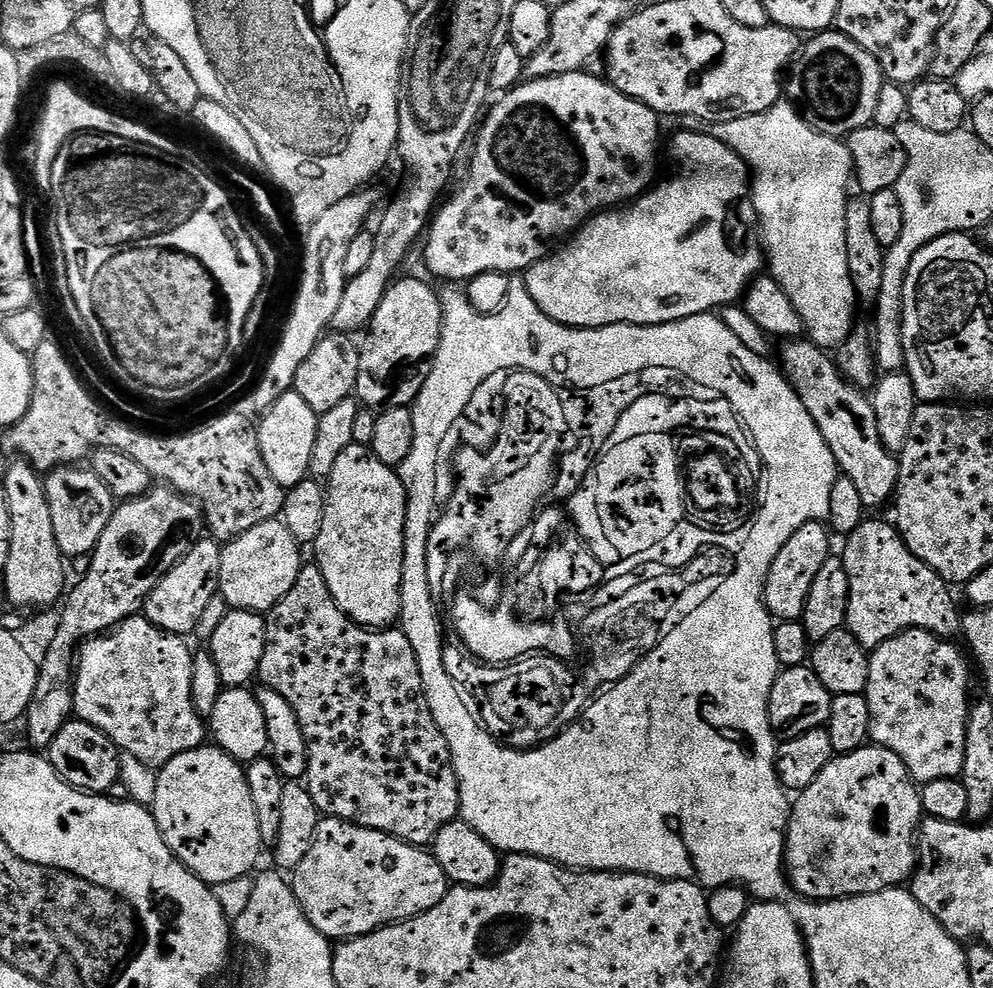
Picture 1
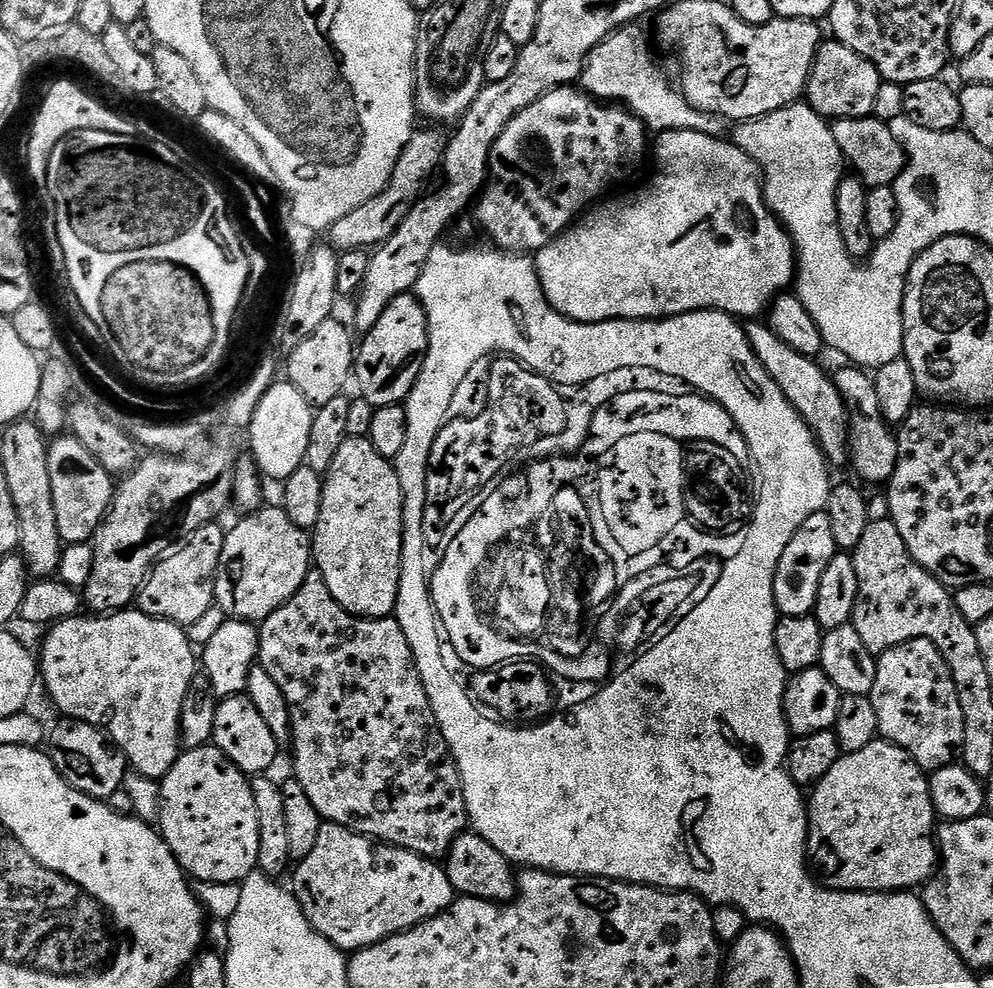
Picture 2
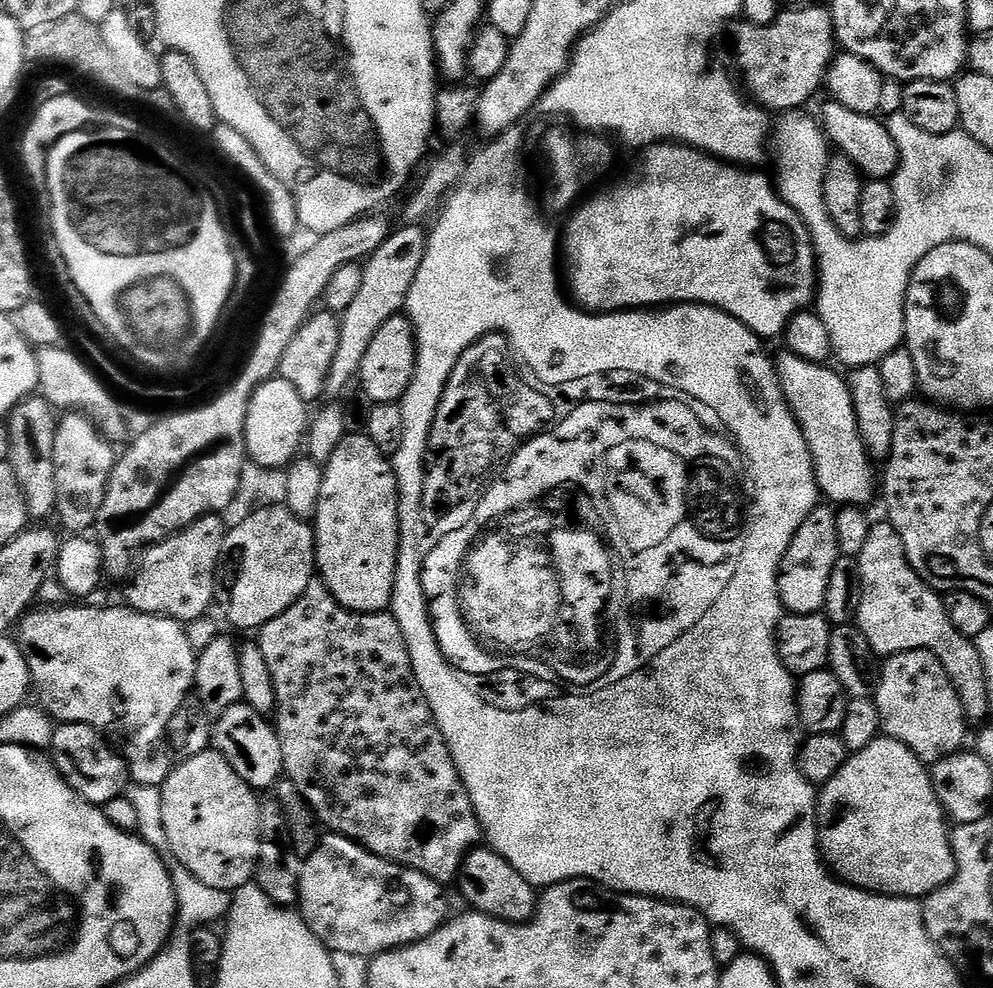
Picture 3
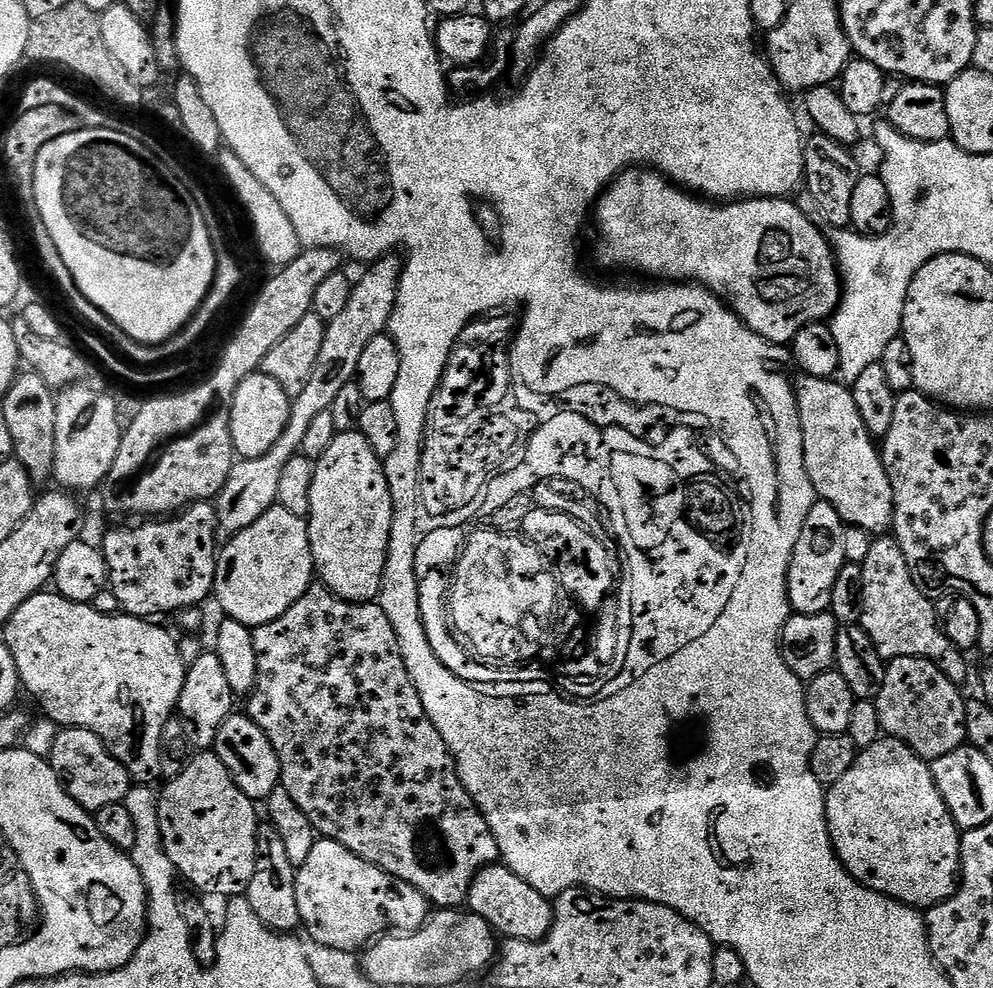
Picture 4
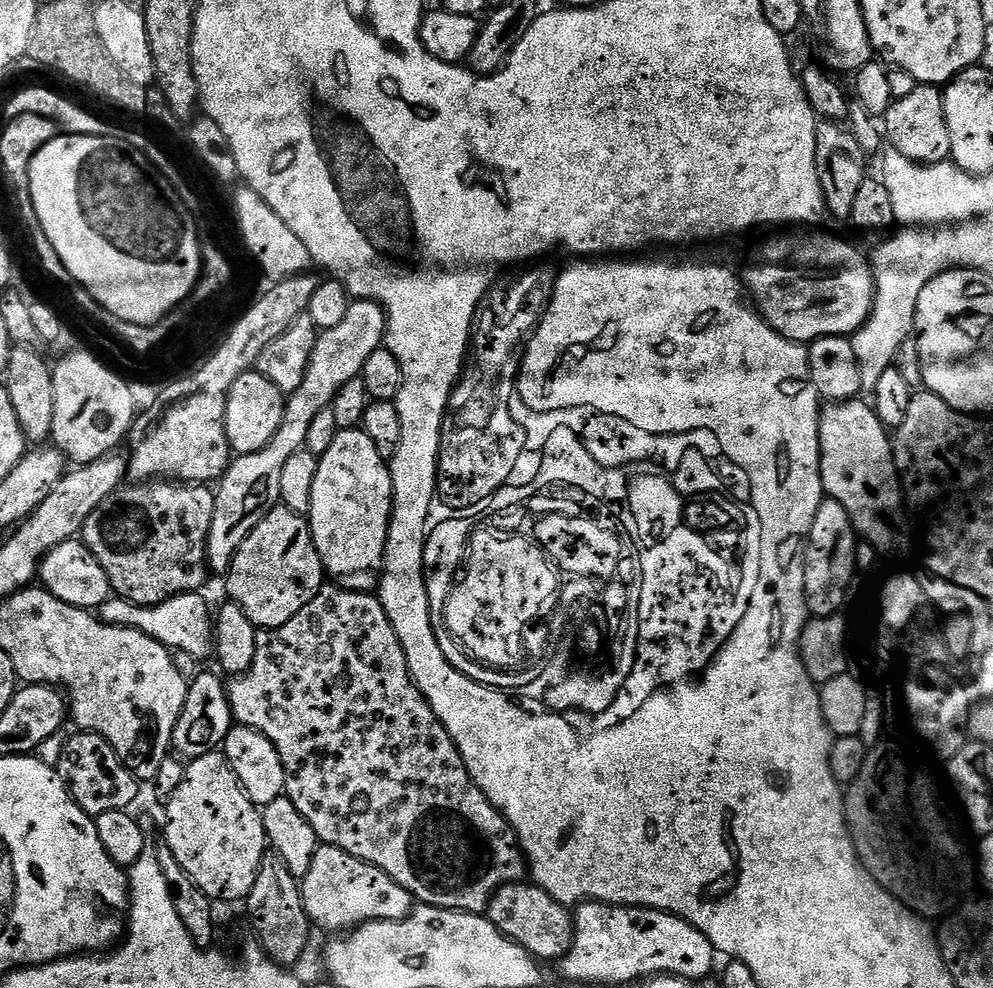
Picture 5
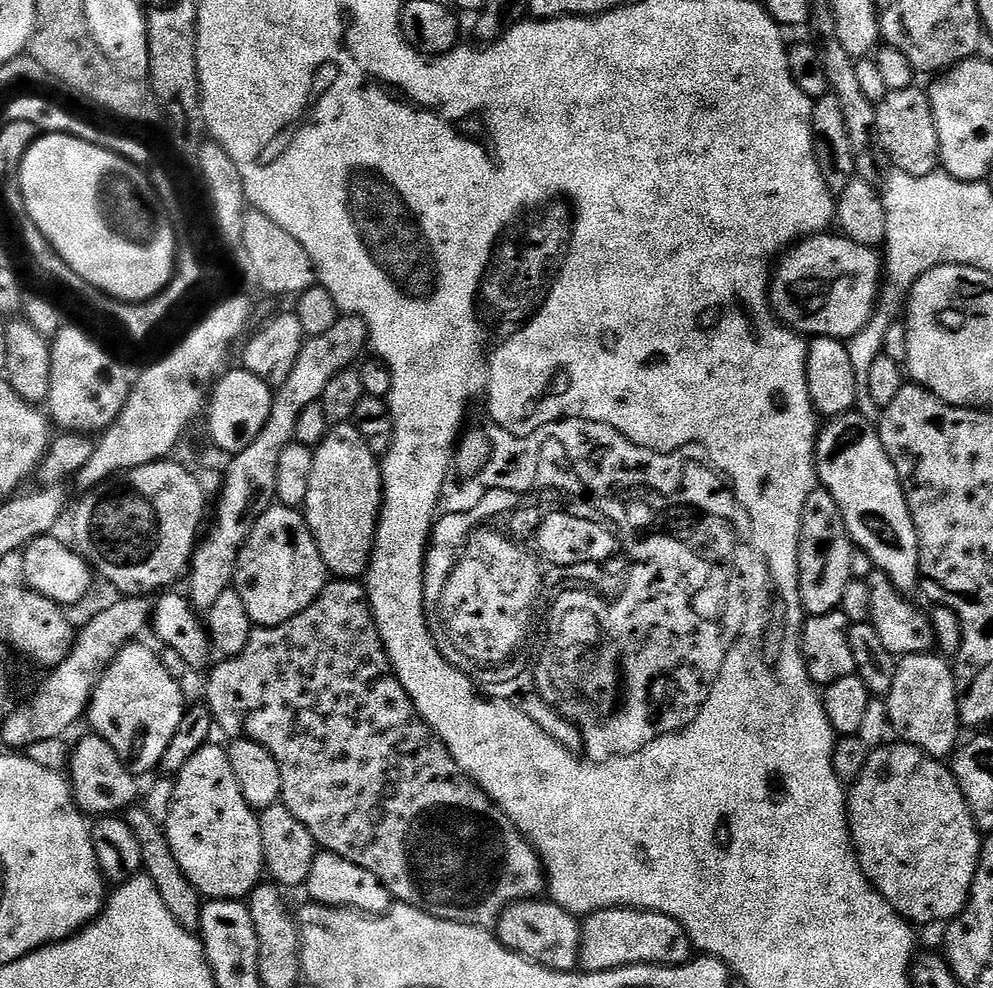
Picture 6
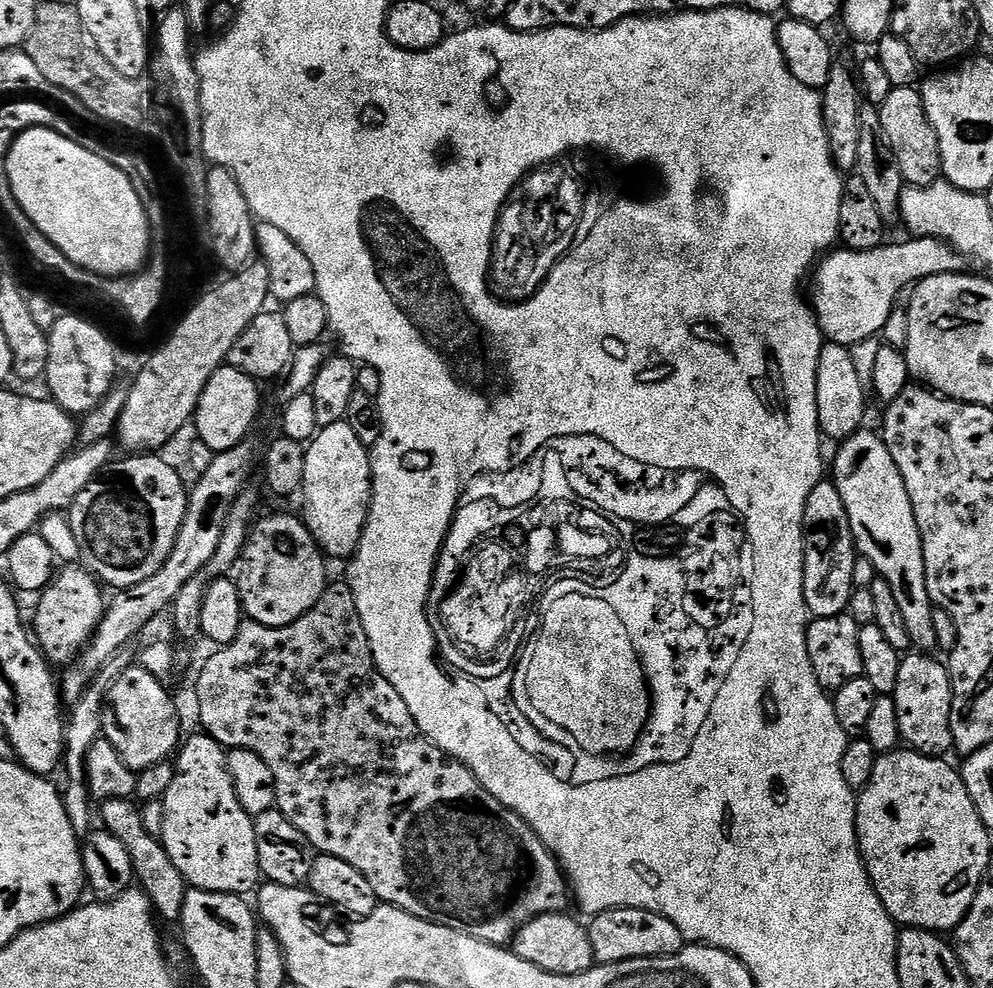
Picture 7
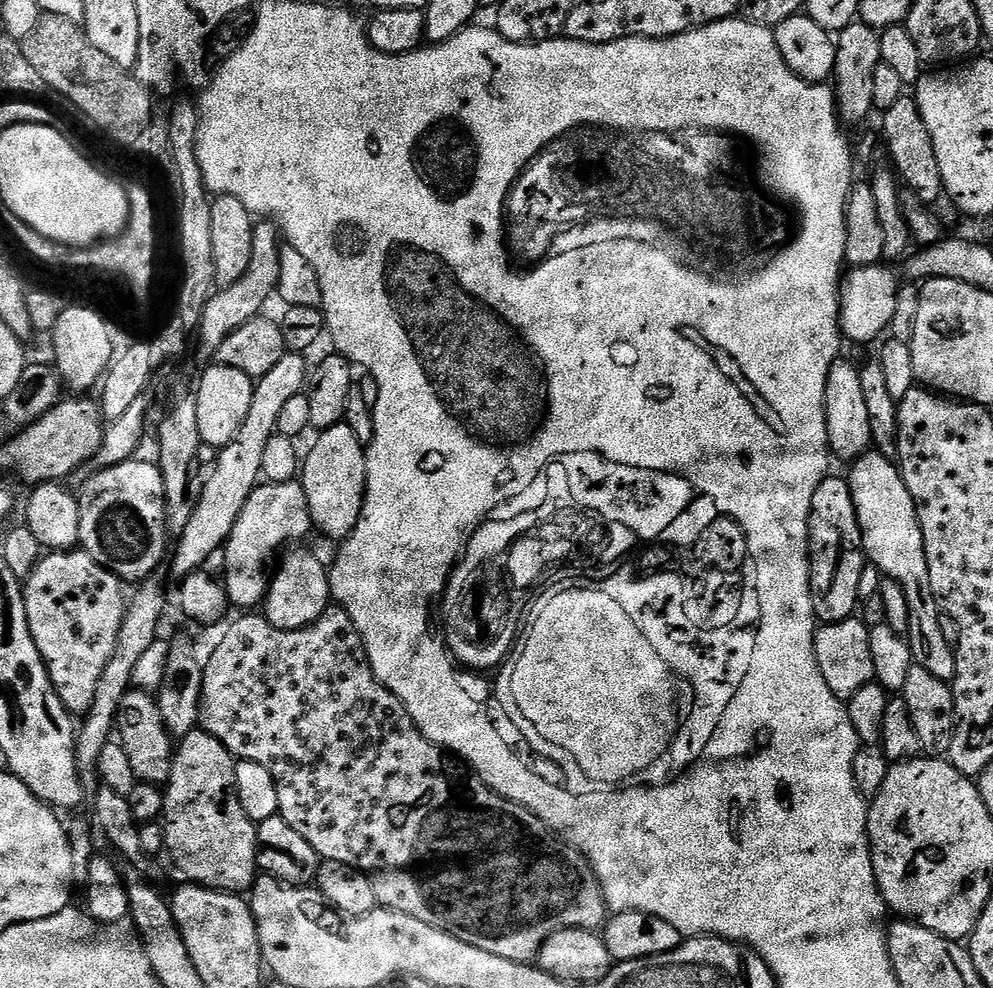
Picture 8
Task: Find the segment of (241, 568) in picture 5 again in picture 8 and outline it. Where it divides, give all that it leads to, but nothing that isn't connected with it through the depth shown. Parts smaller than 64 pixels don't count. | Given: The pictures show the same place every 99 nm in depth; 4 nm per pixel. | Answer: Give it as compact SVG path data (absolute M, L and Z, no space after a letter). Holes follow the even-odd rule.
M292 546L283 553L284 561L277 572L271 573L268 592L262 601L263 615L278 630L298 630L310 626L330 607L332 600L326 564L310 549L300 547L304 546Z

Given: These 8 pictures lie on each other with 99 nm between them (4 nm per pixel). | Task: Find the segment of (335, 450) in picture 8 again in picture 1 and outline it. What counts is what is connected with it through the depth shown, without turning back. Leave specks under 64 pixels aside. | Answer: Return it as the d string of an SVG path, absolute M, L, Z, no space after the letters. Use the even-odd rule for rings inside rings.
M367 444L346 446L346 451L338 457L338 462L334 462L334 470L326 480L324 517L314 545L314 560L326 578L326 586L330 586L334 602L338 602L340 609L356 624L383 630L399 621L407 517L408 495L400 481L399 471L383 464Z

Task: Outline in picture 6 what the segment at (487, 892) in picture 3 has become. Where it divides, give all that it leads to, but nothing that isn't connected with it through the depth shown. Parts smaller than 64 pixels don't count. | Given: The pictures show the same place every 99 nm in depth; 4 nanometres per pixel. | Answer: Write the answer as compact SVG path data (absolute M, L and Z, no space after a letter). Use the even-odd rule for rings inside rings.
M537 898L520 900L507 908L494 925L494 935L502 946L533 960L535 964L541 964L543 968L574 972L580 963L581 927L581 921L562 910L562 906L553 904L548 898Z

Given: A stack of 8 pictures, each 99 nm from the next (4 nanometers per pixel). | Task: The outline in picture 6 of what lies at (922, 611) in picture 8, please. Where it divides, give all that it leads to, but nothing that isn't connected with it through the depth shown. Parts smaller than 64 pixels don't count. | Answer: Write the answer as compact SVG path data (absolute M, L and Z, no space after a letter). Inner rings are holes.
M856 410L831 417L825 424L828 425L819 429L816 438L816 475L819 483L831 494L834 502L838 502L838 510L842 510L853 545L870 554L873 565L888 575L899 592L915 593L920 586L920 543L900 485L900 475L890 454L886 454L886 446L882 446L879 427L862 418Z

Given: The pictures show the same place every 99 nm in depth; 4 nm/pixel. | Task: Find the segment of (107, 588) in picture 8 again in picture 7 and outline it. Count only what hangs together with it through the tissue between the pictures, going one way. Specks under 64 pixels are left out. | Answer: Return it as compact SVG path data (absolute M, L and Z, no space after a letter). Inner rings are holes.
M64 566L53 575L51 583L39 593L36 604L34 640L49 665L73 663L89 647L106 607L105 589L87 567ZM80 567L80 568L76 568ZM61 568L64 568L61 570ZM101 588L101 589L100 589Z

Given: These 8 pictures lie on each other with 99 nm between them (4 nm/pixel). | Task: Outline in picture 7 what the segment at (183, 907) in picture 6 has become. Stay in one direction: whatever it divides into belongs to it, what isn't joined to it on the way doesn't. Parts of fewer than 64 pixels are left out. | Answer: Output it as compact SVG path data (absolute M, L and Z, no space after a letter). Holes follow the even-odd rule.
M105 800L99 805L98 820L103 831L114 834L130 853L130 862L134 866L134 880L139 891L145 892L152 903L152 911L161 921L178 922L182 918L182 908L186 902L186 894L190 885L184 880L182 870L170 862L170 854L166 854L159 836L146 830L144 814L139 803L132 800Z

